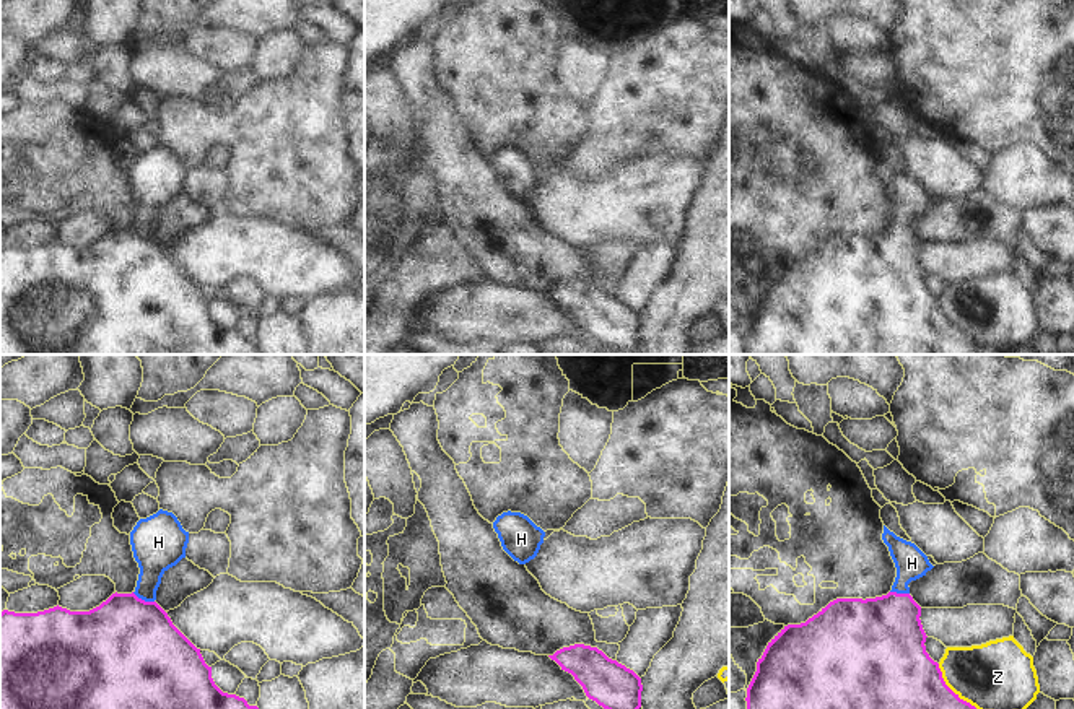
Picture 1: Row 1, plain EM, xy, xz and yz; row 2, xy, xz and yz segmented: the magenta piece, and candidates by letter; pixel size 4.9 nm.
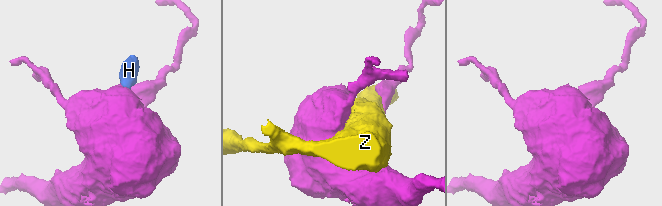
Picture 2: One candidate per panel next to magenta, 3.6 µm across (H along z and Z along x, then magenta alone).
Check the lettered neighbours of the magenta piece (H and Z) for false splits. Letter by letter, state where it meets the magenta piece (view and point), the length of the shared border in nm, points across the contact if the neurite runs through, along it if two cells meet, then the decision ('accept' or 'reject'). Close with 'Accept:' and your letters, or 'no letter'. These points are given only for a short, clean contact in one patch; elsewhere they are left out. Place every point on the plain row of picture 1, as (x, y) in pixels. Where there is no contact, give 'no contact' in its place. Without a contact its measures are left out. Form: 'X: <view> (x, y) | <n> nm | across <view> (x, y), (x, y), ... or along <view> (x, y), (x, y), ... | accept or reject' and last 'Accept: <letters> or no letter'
H: xy (144, 236) | 120 nm | across xy (126, 283), (144, 236), (155, 187) | accept
Z: yz (962, 335) | 420 nm | reject
Accept: H

